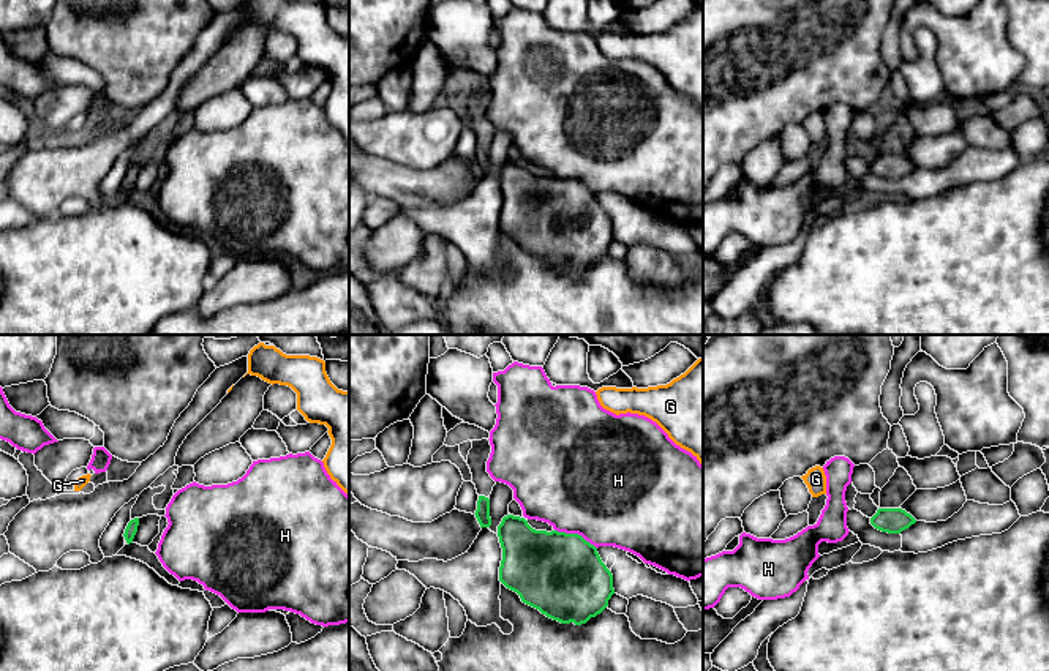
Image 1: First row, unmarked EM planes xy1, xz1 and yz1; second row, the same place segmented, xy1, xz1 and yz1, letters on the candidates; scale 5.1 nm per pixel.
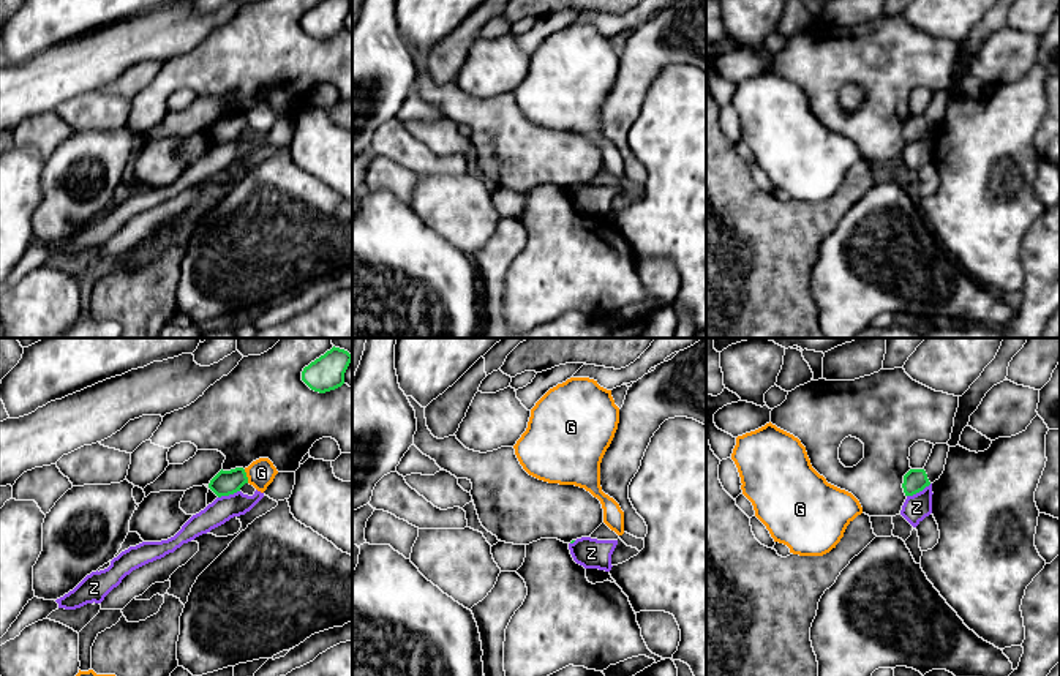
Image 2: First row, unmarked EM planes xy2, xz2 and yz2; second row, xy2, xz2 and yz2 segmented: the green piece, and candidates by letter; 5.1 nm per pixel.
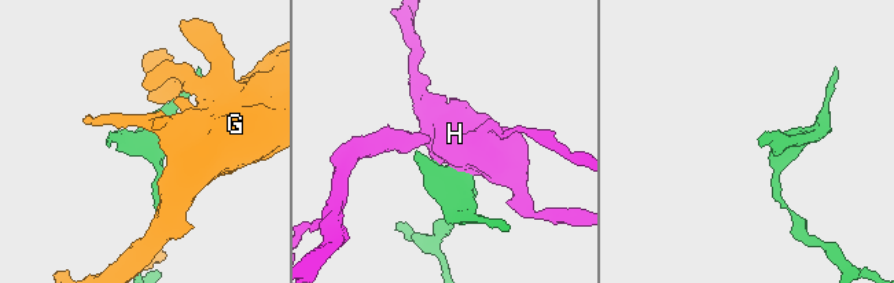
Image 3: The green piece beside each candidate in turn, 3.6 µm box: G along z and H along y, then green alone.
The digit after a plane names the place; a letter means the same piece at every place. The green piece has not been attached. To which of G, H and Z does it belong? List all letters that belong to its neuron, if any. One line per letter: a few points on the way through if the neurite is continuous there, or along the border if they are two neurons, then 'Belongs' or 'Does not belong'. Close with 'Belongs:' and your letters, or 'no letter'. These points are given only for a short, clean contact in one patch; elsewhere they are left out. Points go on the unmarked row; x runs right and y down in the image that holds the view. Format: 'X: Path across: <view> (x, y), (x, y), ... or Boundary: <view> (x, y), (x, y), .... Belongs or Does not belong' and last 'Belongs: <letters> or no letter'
G: Does not belong
H: Does not belong
Z: Boundary: yz2 (931, 130), (907, 142). Does not belong
Belongs: no letter

